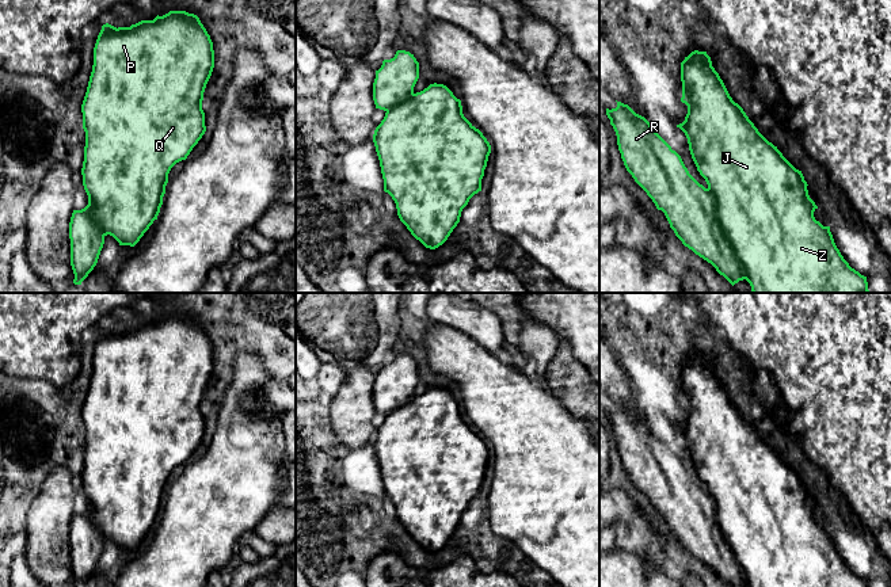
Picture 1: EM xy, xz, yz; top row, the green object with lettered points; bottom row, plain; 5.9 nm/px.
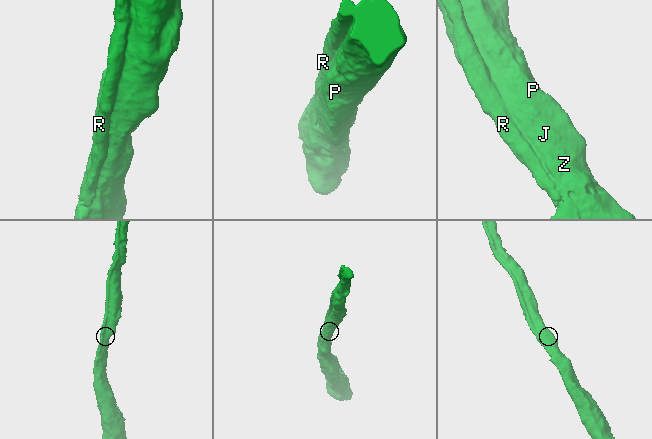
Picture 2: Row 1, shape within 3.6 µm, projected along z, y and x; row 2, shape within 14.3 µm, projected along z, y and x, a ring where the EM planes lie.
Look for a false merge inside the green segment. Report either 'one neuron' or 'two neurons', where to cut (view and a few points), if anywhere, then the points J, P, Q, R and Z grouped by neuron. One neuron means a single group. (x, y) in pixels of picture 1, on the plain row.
one neuron; cut none; groups J P Q R Z

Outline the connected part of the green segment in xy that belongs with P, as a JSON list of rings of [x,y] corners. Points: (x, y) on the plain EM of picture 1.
[[[170,315],[130,331],[102,329],[81,408],[88,508],[73,514],[69,526],[73,587],[94,573],[107,538],[134,550],[157,523],[171,472],[187,462],[206,435],[202,404],[213,371],[213,346],[194,317]]]

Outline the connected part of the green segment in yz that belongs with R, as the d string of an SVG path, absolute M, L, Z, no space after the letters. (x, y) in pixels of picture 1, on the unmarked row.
M694 354L688 361L685 361L685 363L681 366L681 385L681 405L688 409L688 418L685 420L685 424L677 428L677 431L679 431L688 442L692 462L697 470L697 474L705 483L708 488L707 492L689 477L681 460L675 454L673 454L671 450L652 432L651 427L644 420L636 418L628 408L617 405L616 412L606 412L606 419L610 423L610 428L616 435L618 454L621 457L621 462L627 474L652 503L656 512L665 517L670 531L674 534L675 540L682 545L682 548L692 553L696 559L711 567L716 572L716 575L723 579L730 587L738 587L743 583L746 583L749 587L868 587L867 580L852 572L849 567L844 563L834 546L830 530L823 530L819 525L815 523L814 515L818 512L818 510L808 499L808 488L804 484L801 474L796 473L783 460L777 450L769 446L758 435L758 432L749 423L743 412L732 404L723 384L712 370L711 361L707 358L707 355Z

